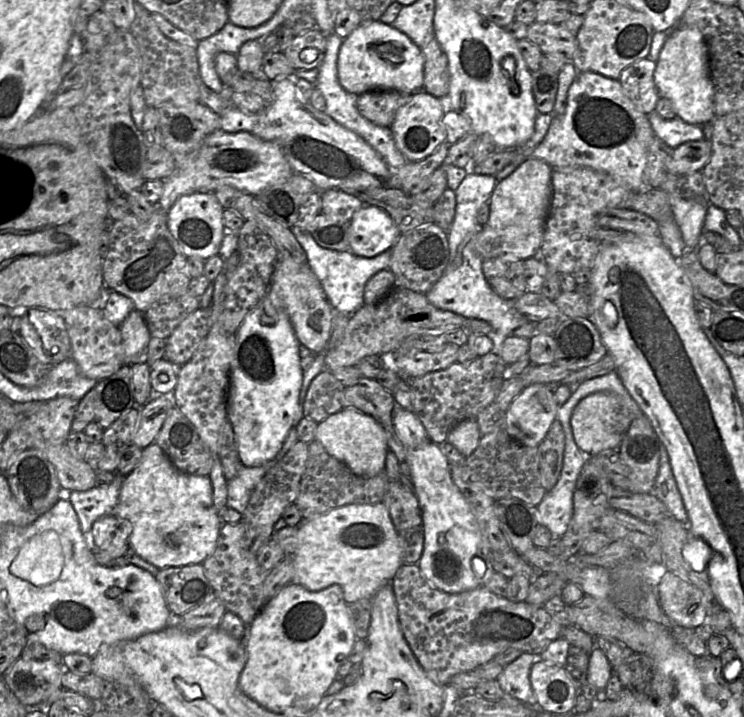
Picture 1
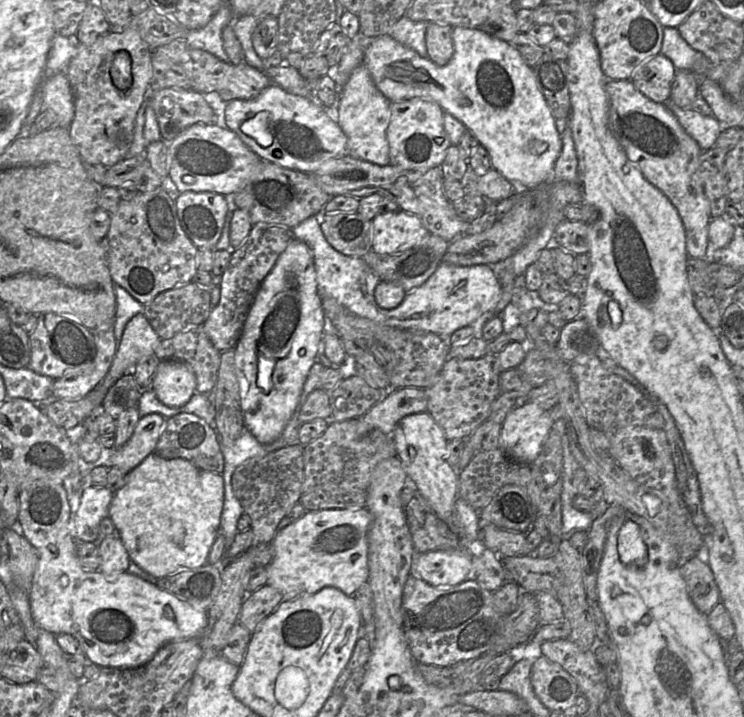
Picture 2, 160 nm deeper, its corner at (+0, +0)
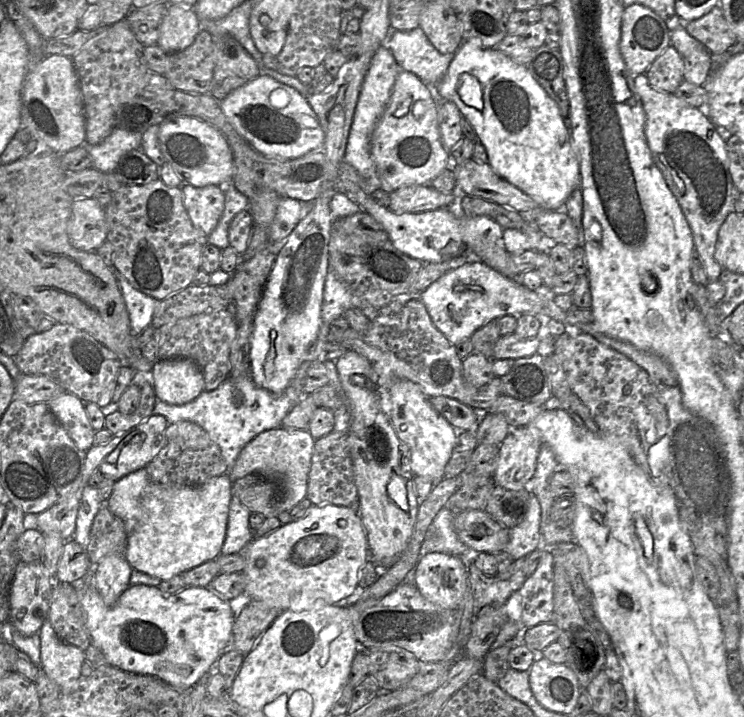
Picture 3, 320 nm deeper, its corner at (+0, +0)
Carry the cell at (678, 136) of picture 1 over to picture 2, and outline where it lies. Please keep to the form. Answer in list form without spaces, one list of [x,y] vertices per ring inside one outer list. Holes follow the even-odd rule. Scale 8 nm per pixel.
[[[671,100],[663,104],[677,118],[686,133],[698,143],[702,151],[707,151],[715,146],[724,127],[713,115],[705,116],[691,108],[681,108]]]

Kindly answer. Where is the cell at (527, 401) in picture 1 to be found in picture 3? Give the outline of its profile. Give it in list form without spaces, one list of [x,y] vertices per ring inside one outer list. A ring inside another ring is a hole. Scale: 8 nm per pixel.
[[[533,425],[512,428],[499,446],[493,479],[509,490],[529,488],[543,440]]]

